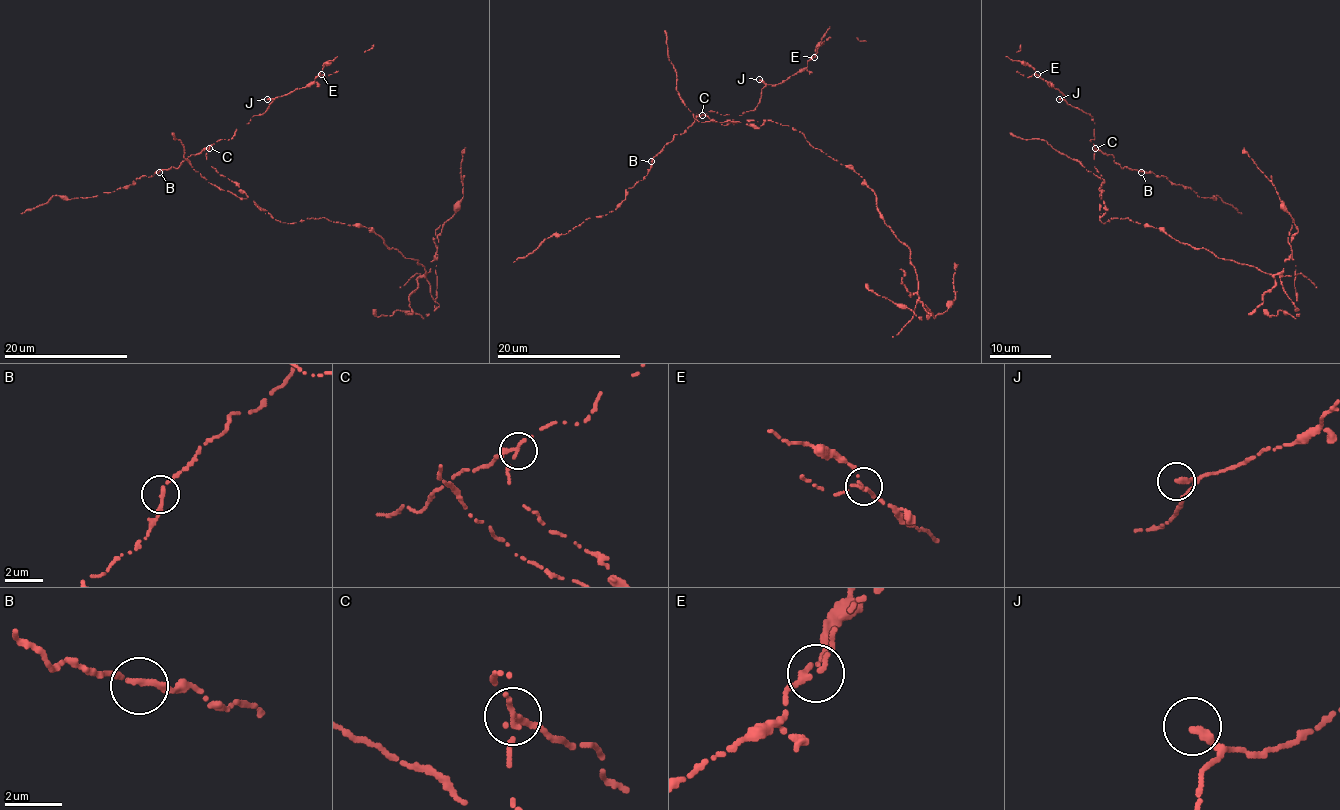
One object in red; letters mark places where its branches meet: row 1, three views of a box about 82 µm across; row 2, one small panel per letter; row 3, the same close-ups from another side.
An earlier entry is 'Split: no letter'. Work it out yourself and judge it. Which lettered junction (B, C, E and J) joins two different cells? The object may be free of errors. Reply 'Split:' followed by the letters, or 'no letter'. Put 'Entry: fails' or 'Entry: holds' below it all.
Split: C
Entry: fails

